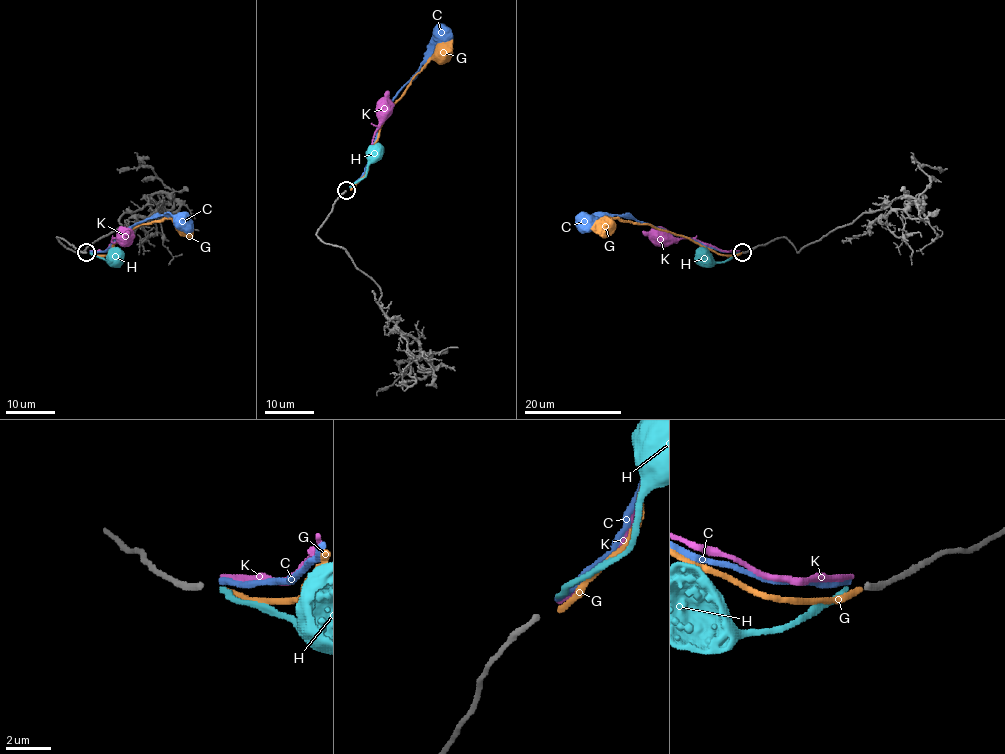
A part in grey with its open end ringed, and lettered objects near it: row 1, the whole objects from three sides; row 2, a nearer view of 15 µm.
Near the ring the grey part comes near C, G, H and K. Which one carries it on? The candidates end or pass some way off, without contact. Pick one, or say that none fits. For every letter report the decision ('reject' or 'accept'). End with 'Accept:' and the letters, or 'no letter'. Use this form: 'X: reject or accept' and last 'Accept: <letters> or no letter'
C: reject
G: reject
H: accept
K: reject
Accept: H

